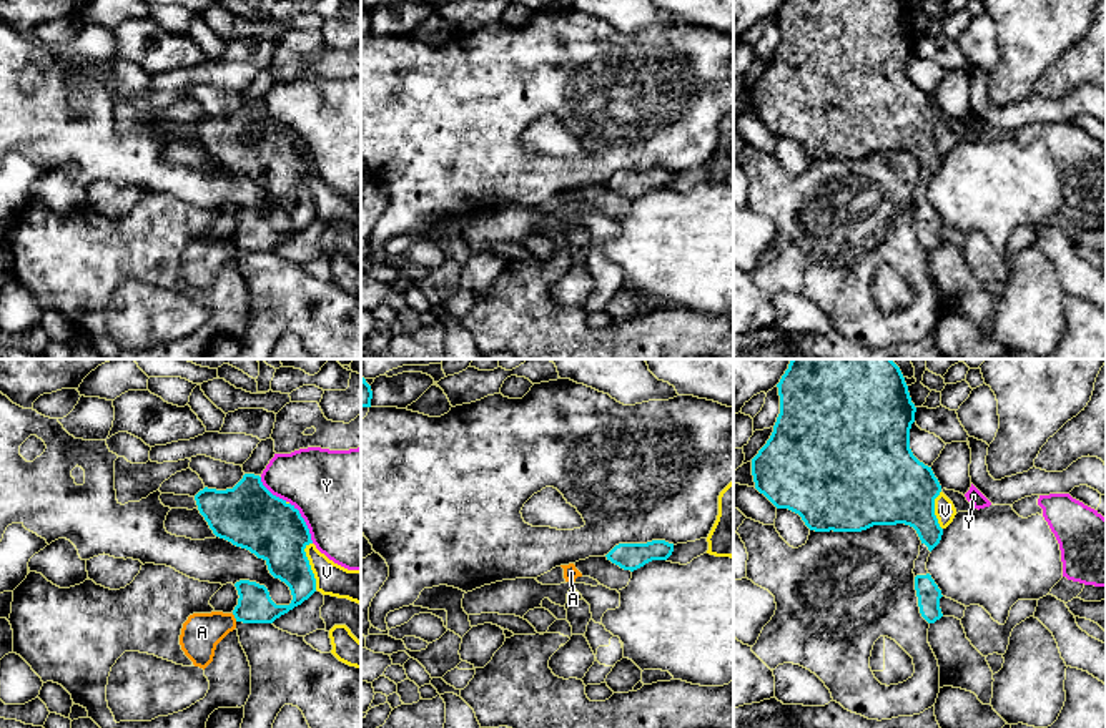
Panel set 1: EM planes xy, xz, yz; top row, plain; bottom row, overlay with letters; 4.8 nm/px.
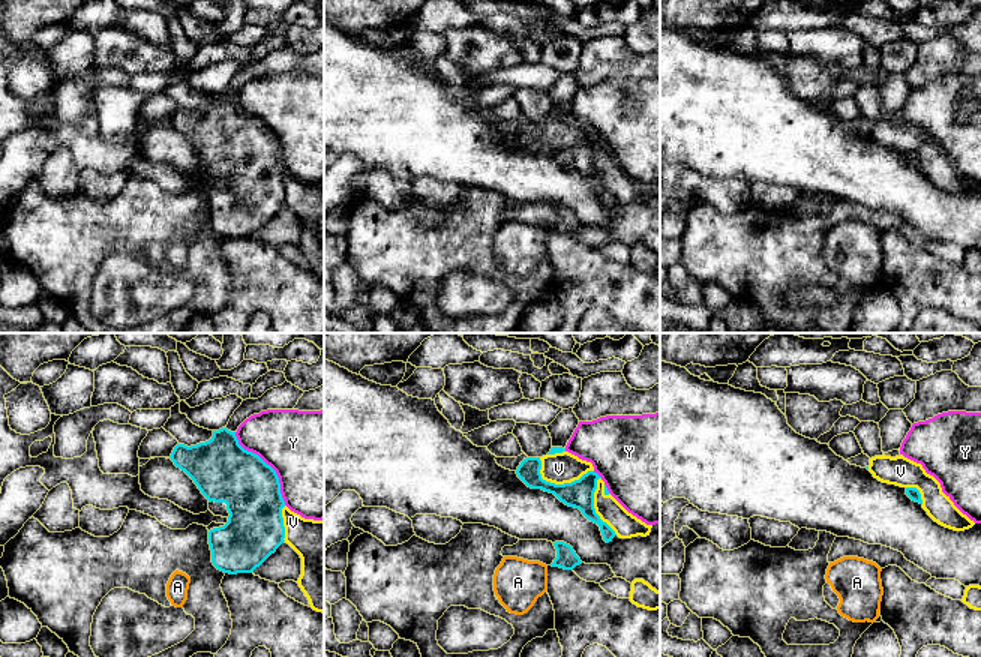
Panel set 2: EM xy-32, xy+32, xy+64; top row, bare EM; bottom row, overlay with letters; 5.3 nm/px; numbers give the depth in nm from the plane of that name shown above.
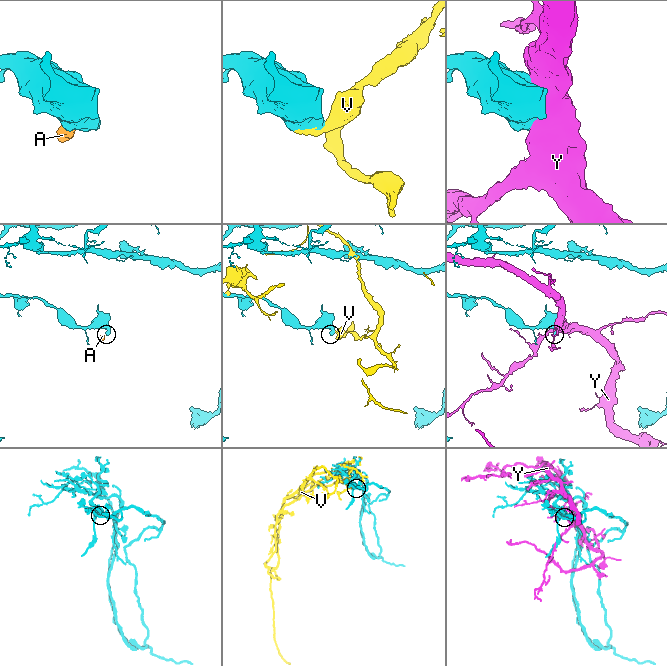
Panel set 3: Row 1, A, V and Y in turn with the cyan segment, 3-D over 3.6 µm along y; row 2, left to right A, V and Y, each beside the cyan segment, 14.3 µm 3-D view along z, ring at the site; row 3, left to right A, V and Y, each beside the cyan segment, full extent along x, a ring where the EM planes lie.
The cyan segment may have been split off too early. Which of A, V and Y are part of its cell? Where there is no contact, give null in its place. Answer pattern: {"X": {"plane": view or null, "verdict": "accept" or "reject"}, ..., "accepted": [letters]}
{"A": {"plane": "xy", "verdict": "reject"}, "V": {"plane": "xy", "verdict": "reject"}, "Y": {"plane": "xy", "verdict": "reject"}, "accepted": []}

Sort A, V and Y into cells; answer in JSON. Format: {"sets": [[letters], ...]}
{"sets": [["A"], ["V"], ["Y"]]}

